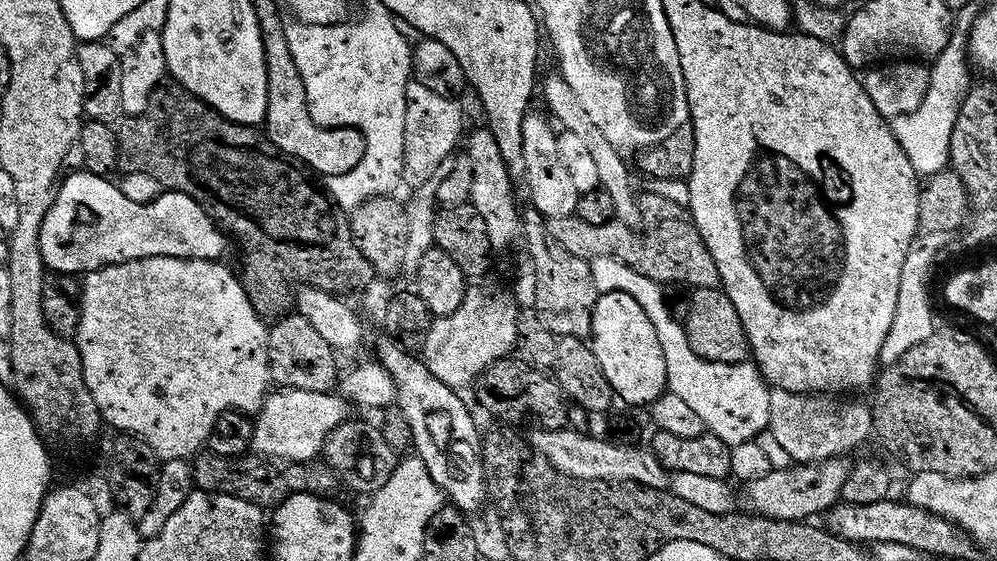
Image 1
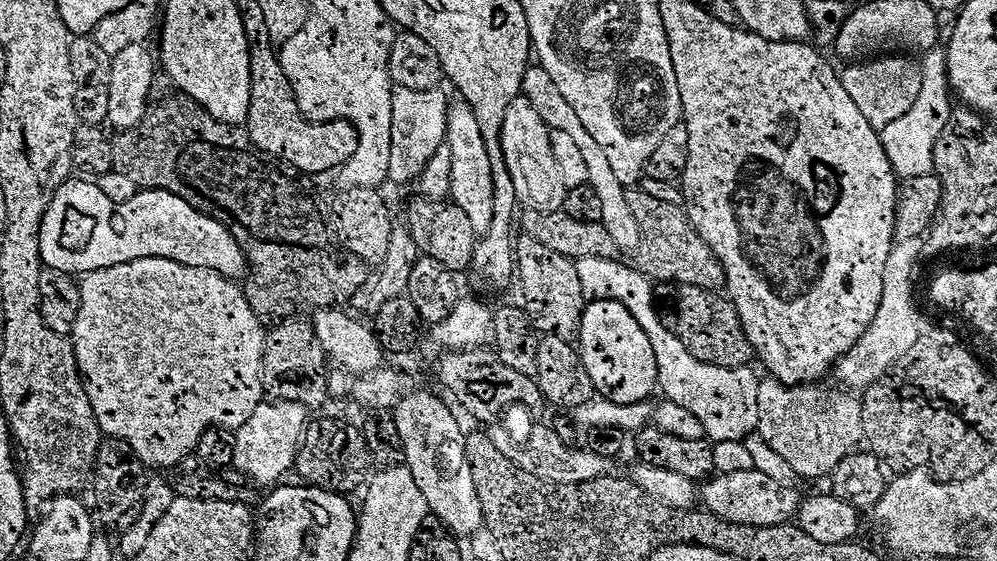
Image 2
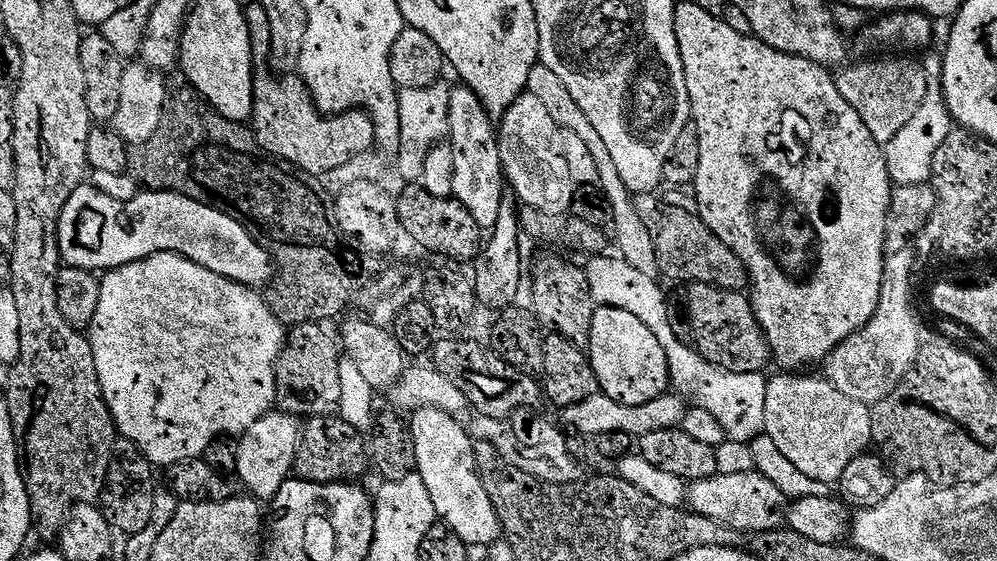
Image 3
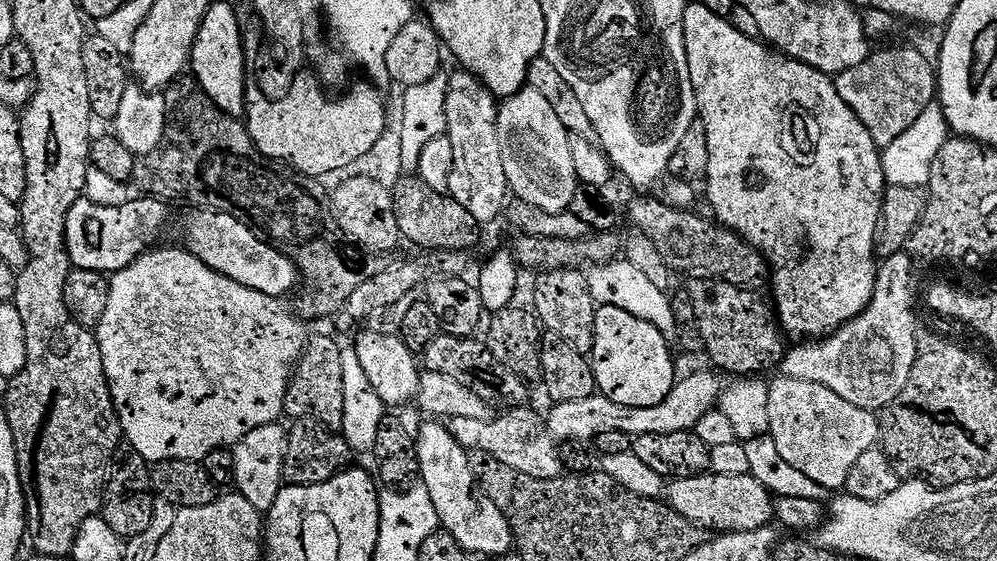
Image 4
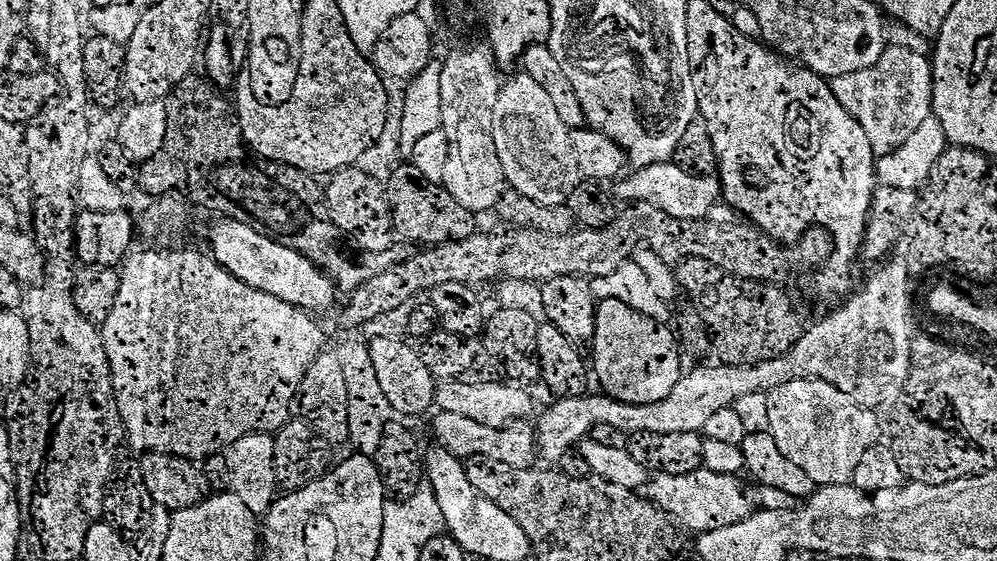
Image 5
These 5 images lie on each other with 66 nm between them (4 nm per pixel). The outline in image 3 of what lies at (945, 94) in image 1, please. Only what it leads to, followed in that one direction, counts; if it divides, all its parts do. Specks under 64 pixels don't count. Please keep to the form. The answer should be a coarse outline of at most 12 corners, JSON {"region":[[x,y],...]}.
{"region":[[927,61],[918,114],[886,145],[896,186],[926,184],[954,130],[944,65]]}

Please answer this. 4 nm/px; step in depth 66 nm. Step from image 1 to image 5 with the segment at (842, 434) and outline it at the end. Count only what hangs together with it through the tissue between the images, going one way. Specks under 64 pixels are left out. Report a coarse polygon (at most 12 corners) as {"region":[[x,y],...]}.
{"region":[[788,378],[766,396],[767,431],[818,486],[821,380]]}

